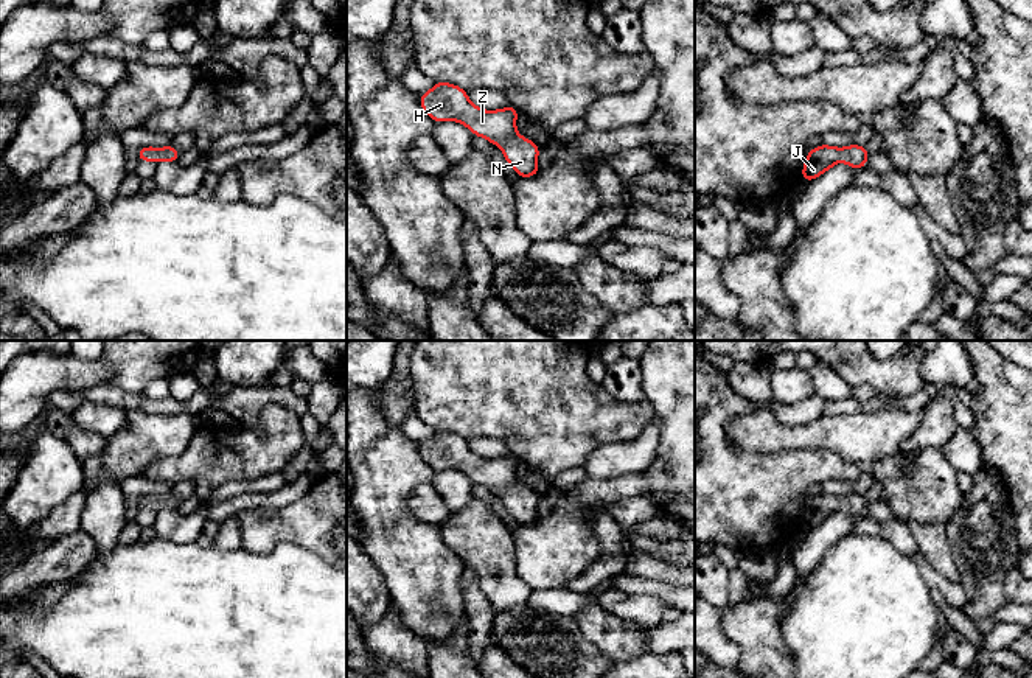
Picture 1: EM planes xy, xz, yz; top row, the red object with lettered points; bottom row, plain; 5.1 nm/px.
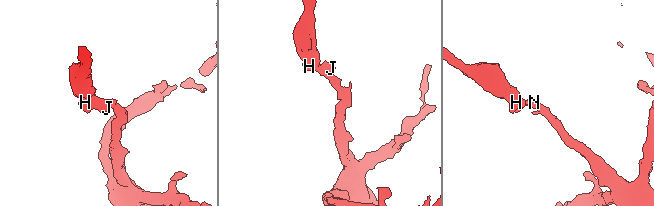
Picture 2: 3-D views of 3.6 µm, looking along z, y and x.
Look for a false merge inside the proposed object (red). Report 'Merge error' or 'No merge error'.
No merge error

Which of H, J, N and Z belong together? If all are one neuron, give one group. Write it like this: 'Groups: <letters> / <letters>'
Groups: H J N Z

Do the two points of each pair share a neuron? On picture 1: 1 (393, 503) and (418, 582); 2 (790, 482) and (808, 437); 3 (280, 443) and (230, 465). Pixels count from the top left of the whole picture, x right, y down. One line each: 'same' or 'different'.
1: same
2: different
3: same

